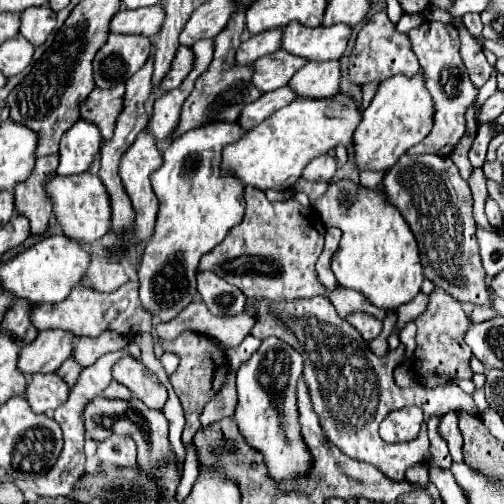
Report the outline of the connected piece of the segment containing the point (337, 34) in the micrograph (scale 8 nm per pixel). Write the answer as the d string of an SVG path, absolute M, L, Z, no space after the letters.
M290 22L282 30L282 48L310 62L338 60L346 50L348 36L350 26L344 24L306 28L298 22Z

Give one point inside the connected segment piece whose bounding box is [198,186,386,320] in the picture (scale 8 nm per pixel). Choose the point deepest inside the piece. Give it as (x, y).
(272, 253)

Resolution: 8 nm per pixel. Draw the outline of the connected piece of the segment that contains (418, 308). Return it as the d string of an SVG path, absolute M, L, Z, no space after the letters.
M420 292L412 302L408 302L408 304L404 304L404 306L400 306L400 312L398 312L400 328L404 328L404 324L406 324L406 322L416 320L416 318L424 312L424 308L428 306L428 298L430 298L428 294Z

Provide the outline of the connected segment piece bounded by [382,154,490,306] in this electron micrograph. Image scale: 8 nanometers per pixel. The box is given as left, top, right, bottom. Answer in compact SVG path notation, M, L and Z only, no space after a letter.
M404 154L396 166L386 170L382 192L386 202L400 210L416 236L424 276L430 278L436 288L446 290L462 304L488 306L490 290L484 282L486 274L474 234L476 222L472 216L472 192L468 182L462 180L456 164L450 158L436 154Z

